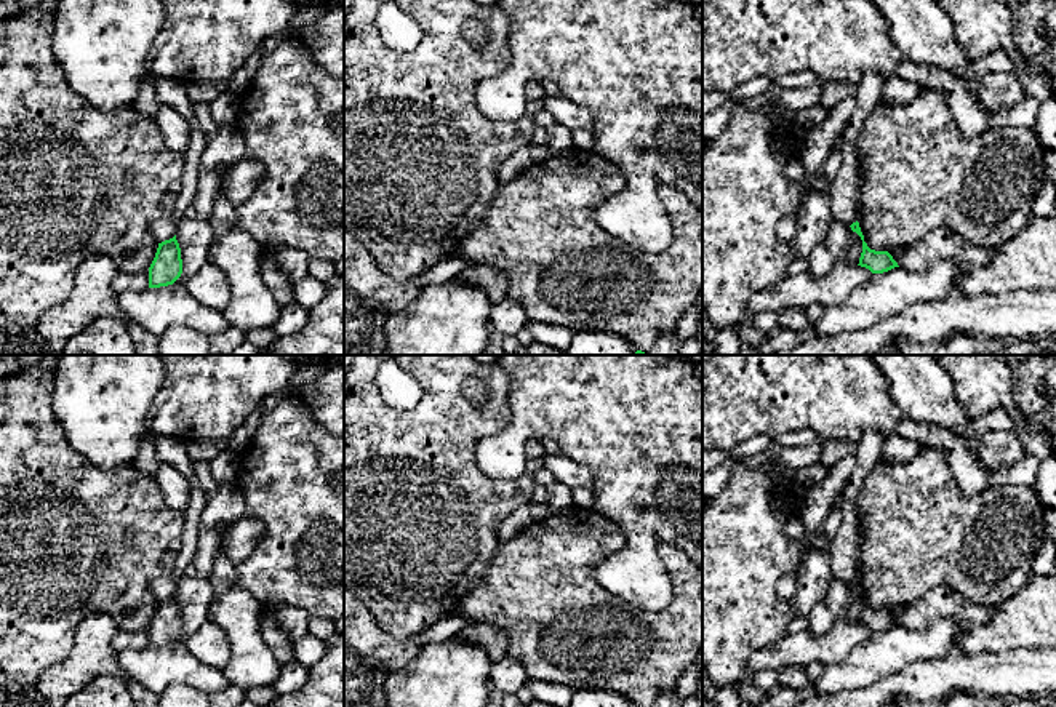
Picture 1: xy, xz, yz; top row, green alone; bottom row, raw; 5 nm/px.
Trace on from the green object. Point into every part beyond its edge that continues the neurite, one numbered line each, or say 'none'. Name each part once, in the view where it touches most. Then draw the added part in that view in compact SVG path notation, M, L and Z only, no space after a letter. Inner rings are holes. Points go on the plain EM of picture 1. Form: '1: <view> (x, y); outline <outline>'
none

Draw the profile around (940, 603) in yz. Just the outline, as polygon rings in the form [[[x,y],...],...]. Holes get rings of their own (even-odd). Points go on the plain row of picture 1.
[[[938,587],[918,601],[890,611],[901,627],[923,630],[946,617],[958,617],[966,624],[990,621],[994,606],[974,603],[960,593]]]

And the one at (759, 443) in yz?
[[[755,435],[747,438],[746,441],[739,443],[734,449],[733,449],[733,457],[736,457],[738,461],[742,457],[750,457],[750,456],[757,456],[766,449],[770,449],[773,441],[773,437],[770,435]]]

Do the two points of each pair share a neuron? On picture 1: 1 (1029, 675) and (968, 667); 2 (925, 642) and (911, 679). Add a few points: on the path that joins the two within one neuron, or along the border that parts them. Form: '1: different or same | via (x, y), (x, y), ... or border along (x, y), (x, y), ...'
1: same | via (1015, 674), (983, 674)
2: different | border along (954, 653), (944, 658), (919, 659), (884, 679)

